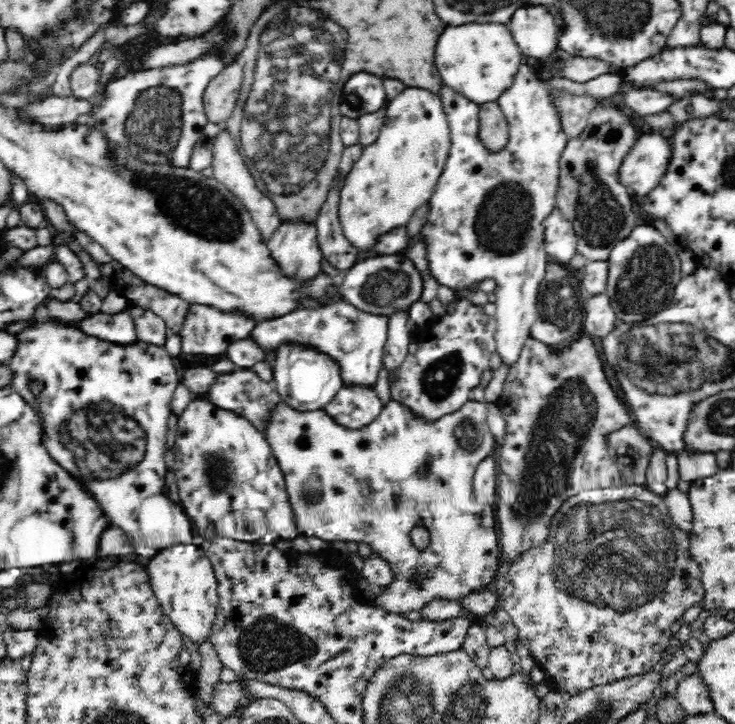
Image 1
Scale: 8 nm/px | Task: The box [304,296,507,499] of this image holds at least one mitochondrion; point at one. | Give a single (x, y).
(437, 382)

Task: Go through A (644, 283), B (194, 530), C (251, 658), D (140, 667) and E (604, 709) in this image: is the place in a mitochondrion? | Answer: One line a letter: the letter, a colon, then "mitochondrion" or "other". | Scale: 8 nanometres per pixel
A: mitochondrion
B: other
C: mitochondrion
D: other
E: mitochondrion

